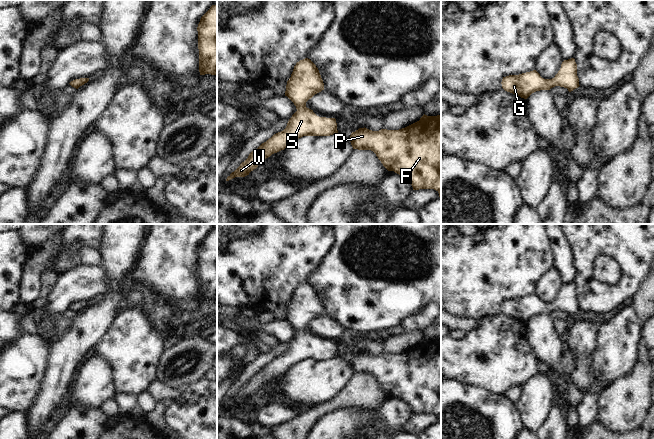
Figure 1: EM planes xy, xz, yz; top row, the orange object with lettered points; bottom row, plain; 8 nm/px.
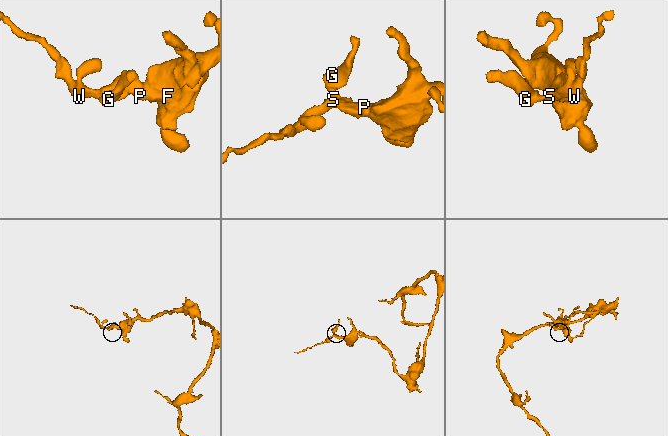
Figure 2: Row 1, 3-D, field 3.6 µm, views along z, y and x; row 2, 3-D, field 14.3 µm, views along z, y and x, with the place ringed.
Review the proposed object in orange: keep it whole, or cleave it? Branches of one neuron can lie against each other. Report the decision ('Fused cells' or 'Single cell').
Single cell.

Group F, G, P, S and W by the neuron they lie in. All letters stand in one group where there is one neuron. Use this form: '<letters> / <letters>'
F G P S W

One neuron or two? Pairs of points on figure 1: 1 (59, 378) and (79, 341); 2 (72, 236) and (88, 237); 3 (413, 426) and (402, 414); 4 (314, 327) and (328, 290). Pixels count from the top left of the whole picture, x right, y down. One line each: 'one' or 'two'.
1: one
2: one
3: two
4: two

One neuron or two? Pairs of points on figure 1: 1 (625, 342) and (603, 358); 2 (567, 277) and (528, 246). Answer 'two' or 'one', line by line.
1: one
2: two

